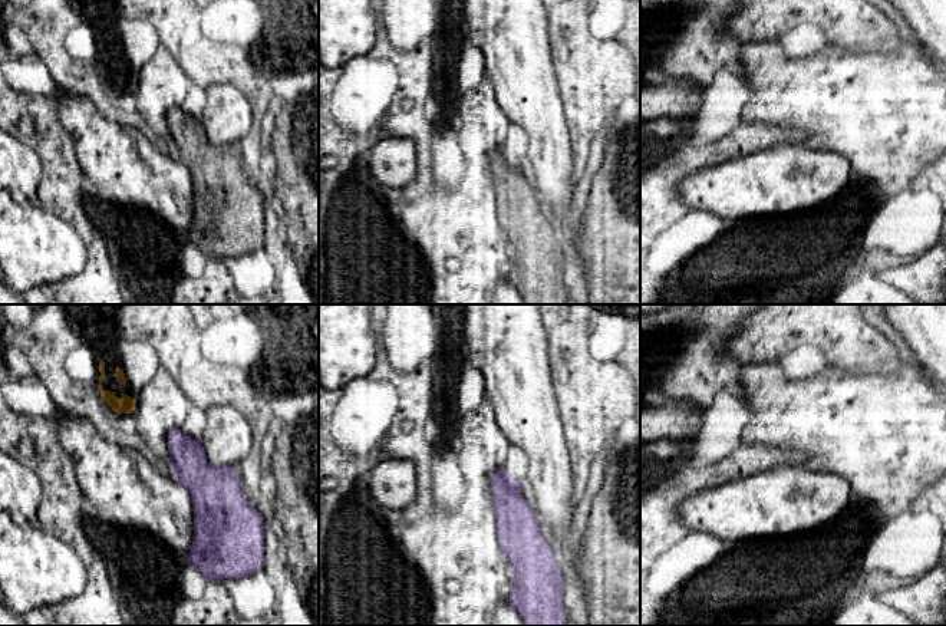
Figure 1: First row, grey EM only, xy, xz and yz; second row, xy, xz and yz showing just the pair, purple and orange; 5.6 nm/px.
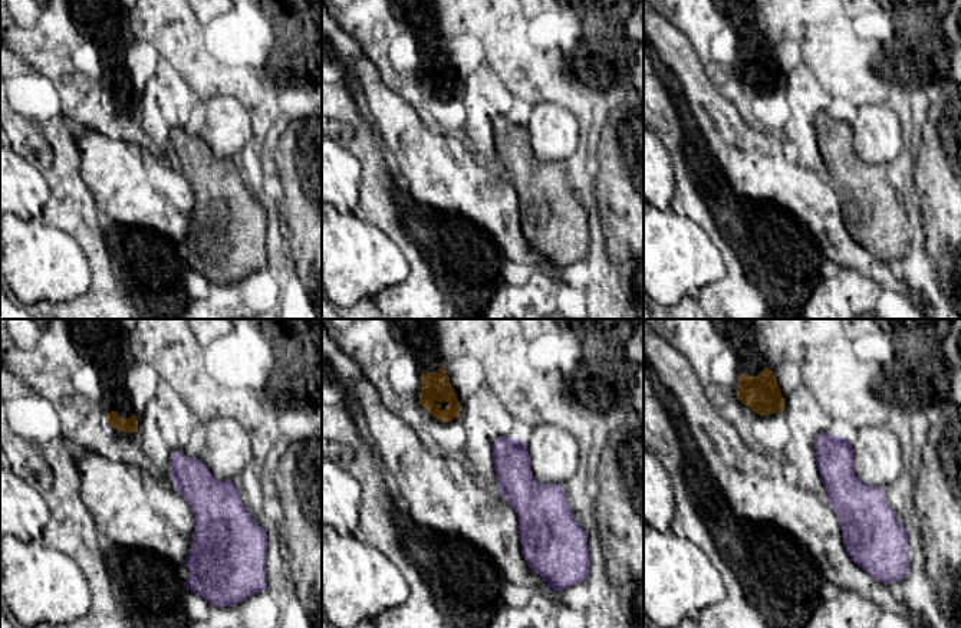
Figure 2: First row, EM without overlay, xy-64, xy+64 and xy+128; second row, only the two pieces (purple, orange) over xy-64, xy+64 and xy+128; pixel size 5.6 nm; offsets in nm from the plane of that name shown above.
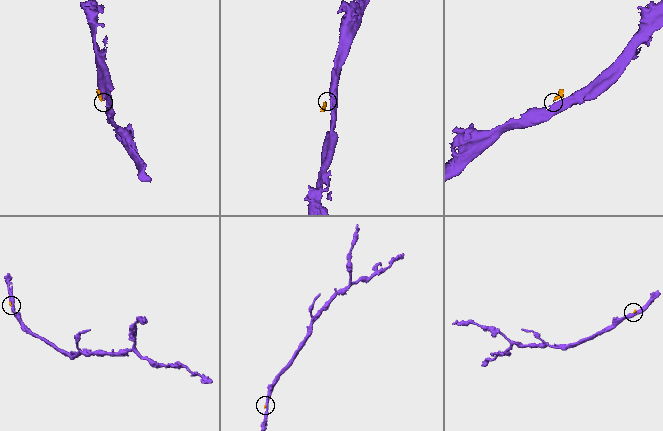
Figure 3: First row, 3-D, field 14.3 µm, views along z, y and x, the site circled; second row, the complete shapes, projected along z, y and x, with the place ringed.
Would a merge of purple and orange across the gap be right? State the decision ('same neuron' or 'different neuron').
different neuron

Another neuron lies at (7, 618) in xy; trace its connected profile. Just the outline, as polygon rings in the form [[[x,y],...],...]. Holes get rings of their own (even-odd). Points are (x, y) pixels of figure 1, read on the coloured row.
[[[0,602],[0,626],[27,626],[23,616],[16,615]]]

